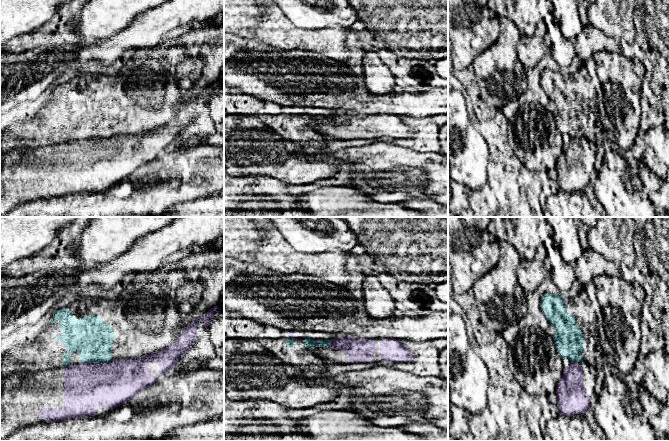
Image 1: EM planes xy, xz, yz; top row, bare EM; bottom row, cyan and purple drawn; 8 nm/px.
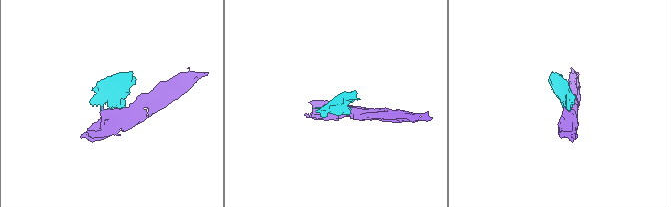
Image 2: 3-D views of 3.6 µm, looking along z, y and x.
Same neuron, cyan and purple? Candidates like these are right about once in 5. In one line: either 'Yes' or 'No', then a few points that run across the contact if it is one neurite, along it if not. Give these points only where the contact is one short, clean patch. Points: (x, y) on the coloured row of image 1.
No

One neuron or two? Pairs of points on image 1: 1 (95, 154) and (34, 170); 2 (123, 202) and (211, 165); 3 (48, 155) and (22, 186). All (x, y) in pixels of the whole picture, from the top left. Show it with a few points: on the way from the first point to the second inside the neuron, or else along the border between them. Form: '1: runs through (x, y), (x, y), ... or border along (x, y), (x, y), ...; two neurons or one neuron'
1: runs through (80, 164), (72, 168), (49, 170); one neuron
2: runs through (145, 196), (183, 191), (189, 185); one neuron
3: runs through (45, 163), (30, 178); one neuron

